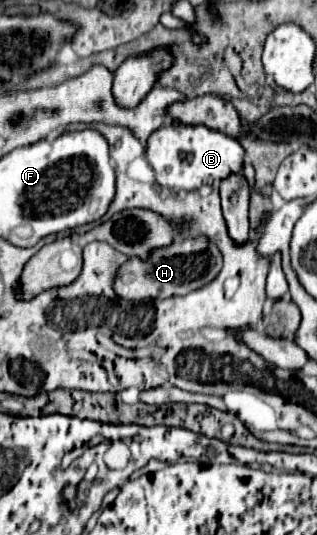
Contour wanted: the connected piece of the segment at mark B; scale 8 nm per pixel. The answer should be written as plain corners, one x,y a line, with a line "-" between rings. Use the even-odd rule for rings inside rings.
179,122
157,128
145,144
145,160
153,168
157,186
163,192
191,192
203,184
225,180
229,174
239,174
243,170
243,156
245,150
237,138
207,126
183,126

